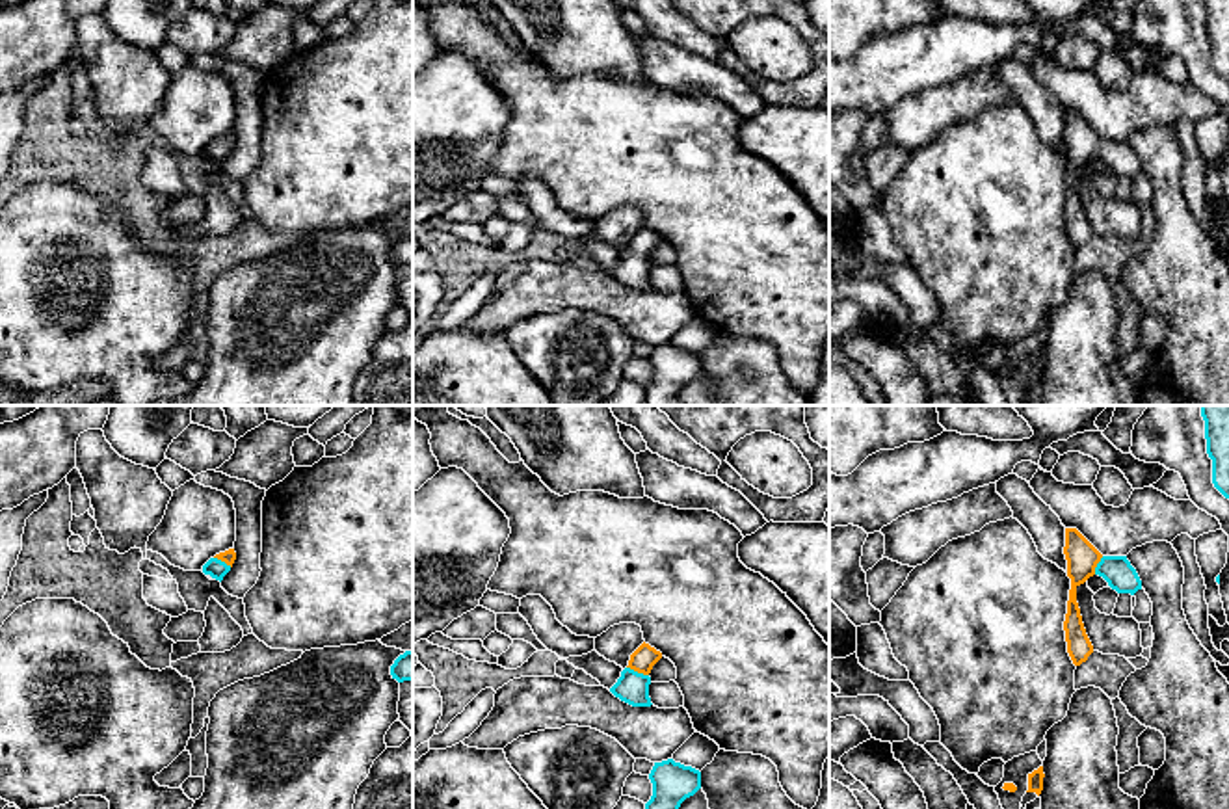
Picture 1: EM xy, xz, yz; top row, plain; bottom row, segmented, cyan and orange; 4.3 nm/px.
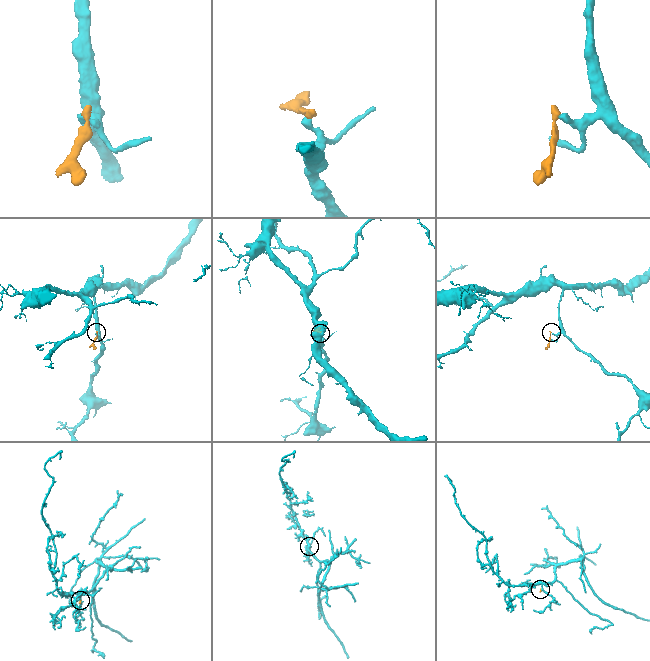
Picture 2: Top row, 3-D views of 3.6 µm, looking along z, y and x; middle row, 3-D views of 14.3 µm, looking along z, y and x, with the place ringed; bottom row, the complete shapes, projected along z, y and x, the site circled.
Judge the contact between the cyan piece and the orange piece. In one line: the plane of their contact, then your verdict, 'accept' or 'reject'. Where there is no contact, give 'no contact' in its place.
xz | accept

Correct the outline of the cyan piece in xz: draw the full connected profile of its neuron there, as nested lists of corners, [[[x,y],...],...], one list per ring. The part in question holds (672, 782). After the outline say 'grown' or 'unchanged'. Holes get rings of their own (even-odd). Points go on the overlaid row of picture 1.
[[[673,759],[654,763],[649,779],[653,796],[645,809],[679,809],[686,798],[701,789],[701,772]]]; unchanged

